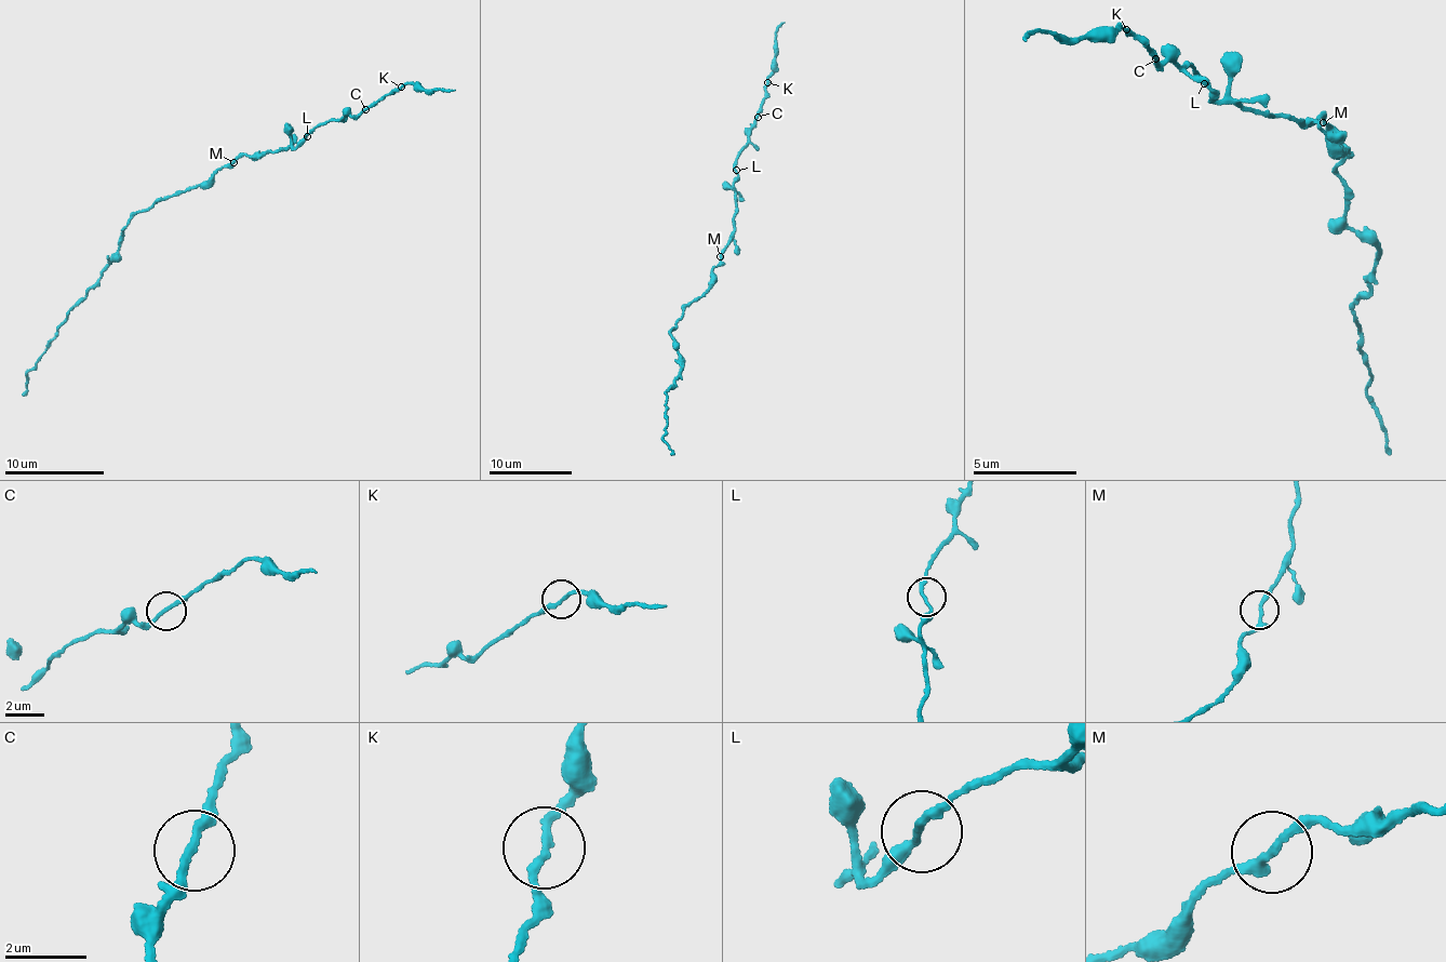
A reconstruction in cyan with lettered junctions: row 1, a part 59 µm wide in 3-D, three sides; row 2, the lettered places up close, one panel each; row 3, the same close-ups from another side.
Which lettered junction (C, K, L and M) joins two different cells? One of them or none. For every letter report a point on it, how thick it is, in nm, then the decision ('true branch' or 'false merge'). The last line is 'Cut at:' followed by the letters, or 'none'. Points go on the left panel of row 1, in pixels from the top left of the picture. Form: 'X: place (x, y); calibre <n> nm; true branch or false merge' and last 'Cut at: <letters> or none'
C: place (365, 109); calibre 190 nm; true branch
K: place (401, 87); calibre 190 nm; true branch
L: place (307, 136); calibre 180 nm; true branch
M: place (233, 162); calibre 190 nm; true branch
Cut at: none

